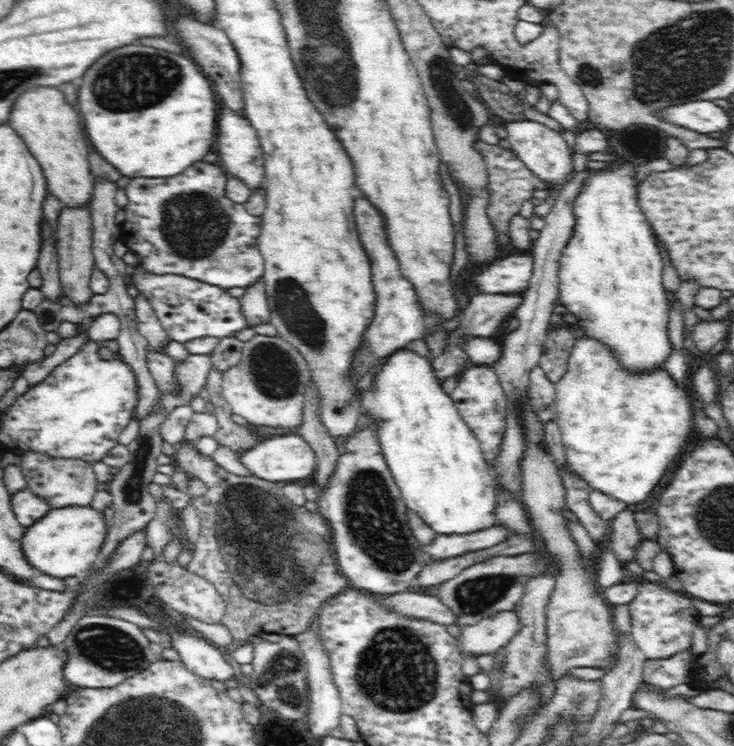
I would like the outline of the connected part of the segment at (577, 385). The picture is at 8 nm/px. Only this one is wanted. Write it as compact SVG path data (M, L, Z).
M582 335L576 339L570 358L568 358L568 368L564 372L562 379L555 385L556 399L555 422L560 429L561 443L563 446L566 464L582 480L587 483L591 489L598 490L600 493L608 494L614 497L615 500L628 502L628 504L638 504L644 502L650 492L656 488L656 484L660 482L660 478L664 476L668 464L672 464L672 460L676 458L677 454L682 452L686 438L694 435L695 423L693 420L692 404L689 394L686 394L683 386L680 386L670 372L662 366L662 370L654 370L654 374L638 374L638 378L634 378L634 374L626 374L626 370L622 370L622 366L618 366L618 362L614 362L614 358L610 358L610 350L602 350L602 346L598 346L598 342L594 342L594 337L582 338Z

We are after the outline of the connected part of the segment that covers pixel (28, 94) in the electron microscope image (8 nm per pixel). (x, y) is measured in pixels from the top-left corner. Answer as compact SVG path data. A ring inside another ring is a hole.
M56 86L26 89L13 102L7 121L38 161L50 192L70 208L90 204L95 185L89 169L90 148L80 114L68 104L64 93Z

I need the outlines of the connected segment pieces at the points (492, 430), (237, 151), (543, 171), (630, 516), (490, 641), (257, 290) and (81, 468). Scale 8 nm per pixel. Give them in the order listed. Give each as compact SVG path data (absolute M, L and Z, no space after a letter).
M470 366L461 376L451 394L462 419L478 439L487 464L493 463L504 428L506 428L506 409L504 391L498 383L498 377L490 366Z
M218 100L218 152L222 160L220 165L226 168L225 172L234 174L252 191L264 188L264 156L258 133L246 116L238 114L236 110L232 112L232 108L228 108L222 100Z
M526 119L506 121L504 122L504 127L513 152L542 181L554 184L554 182L560 182L570 172L572 156L568 156L568 152L572 152L572 150L568 150L566 140L560 136L556 129L546 126L546 124Z
M627 506L623 511L614 515L610 520L611 528L613 529L612 548L617 554L617 559L621 564L623 570L629 570L629 561L634 564L637 554L634 553L634 548L639 546L643 537L636 525L636 518L634 517L634 508Z
M502 611L479 620L476 624L462 627L462 638L458 640L464 655L490 654L504 648L518 632L523 630L522 619L514 611Z
M258 277L252 284L245 286L243 293L237 299L247 326L256 328L271 322L263 277Z
M28 450L21 454L20 468L27 482L27 490L46 500L52 509L66 507L72 502L77 506L90 506L98 492L99 483L92 465L82 459L50 458L49 455Z

